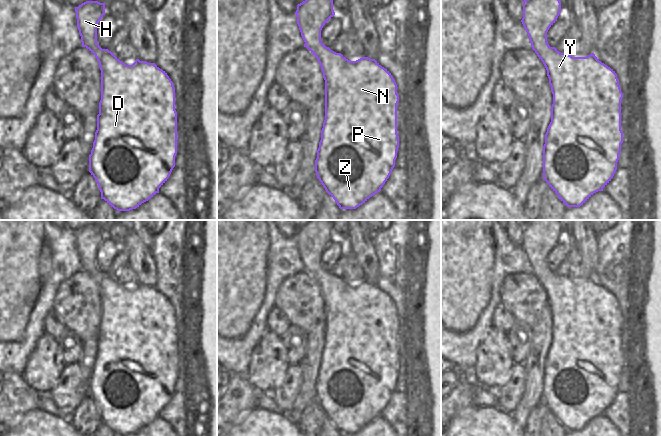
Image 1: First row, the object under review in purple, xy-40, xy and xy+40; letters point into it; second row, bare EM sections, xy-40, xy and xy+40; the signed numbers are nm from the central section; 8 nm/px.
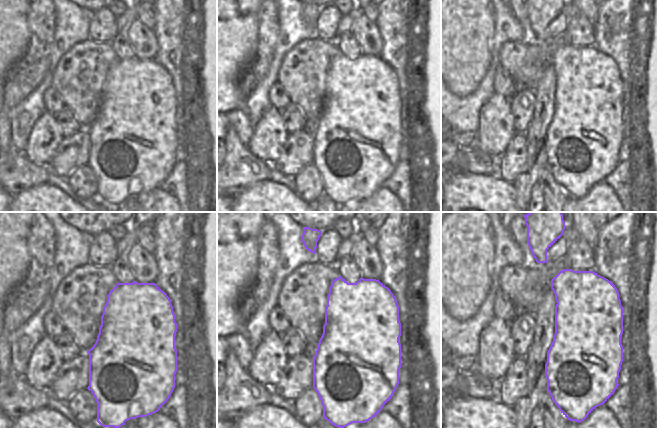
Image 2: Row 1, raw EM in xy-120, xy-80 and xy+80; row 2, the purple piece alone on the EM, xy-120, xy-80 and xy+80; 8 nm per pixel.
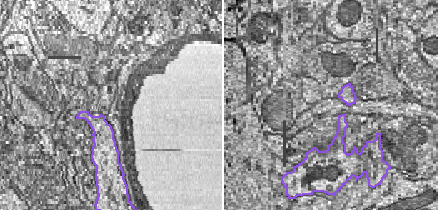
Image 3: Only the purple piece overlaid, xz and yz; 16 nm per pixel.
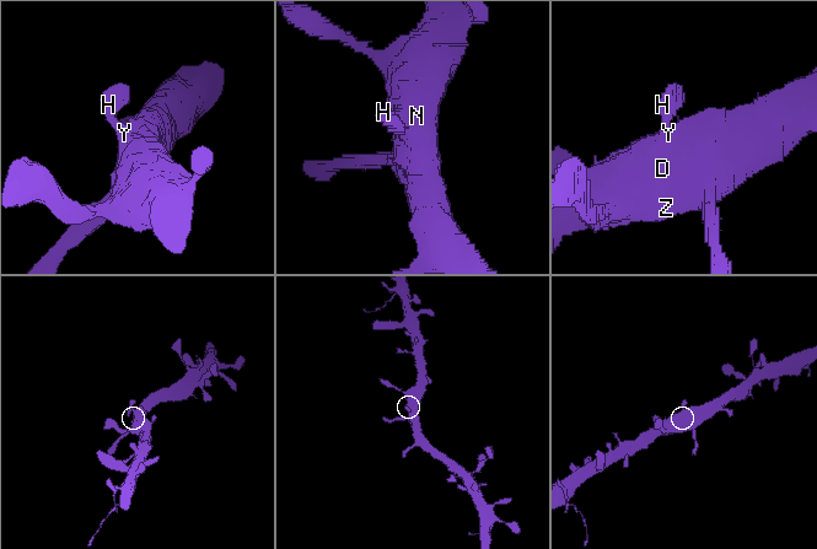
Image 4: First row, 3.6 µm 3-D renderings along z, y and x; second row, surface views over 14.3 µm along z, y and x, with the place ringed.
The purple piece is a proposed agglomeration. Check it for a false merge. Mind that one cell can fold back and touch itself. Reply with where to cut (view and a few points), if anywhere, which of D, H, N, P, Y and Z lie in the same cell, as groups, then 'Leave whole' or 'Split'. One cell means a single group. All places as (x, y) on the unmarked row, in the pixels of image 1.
No split. Groups: D H N P Y Z. Leave whole.

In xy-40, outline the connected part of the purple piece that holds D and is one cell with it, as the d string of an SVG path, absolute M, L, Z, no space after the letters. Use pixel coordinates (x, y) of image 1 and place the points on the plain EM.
M86 225L75 231L77 252L81 260L82 271L86 271L98 284L99 292L101 294L101 324L99 326L99 338L97 339L97 354L95 356L95 364L93 372L89 379L89 396L95 402L99 414L101 416L101 423L104 423L111 431L117 435L130 435L136 433L142 427L151 423L156 417L159 417L159 412L167 405L173 392L175 391L175 380L177 378L177 336L175 334L175 312L173 306L165 295L160 293L155 287L148 287L136 283L132 289L126 289L120 285L108 273L102 273L97 268L97 248L105 238L105 227L98 225Z

